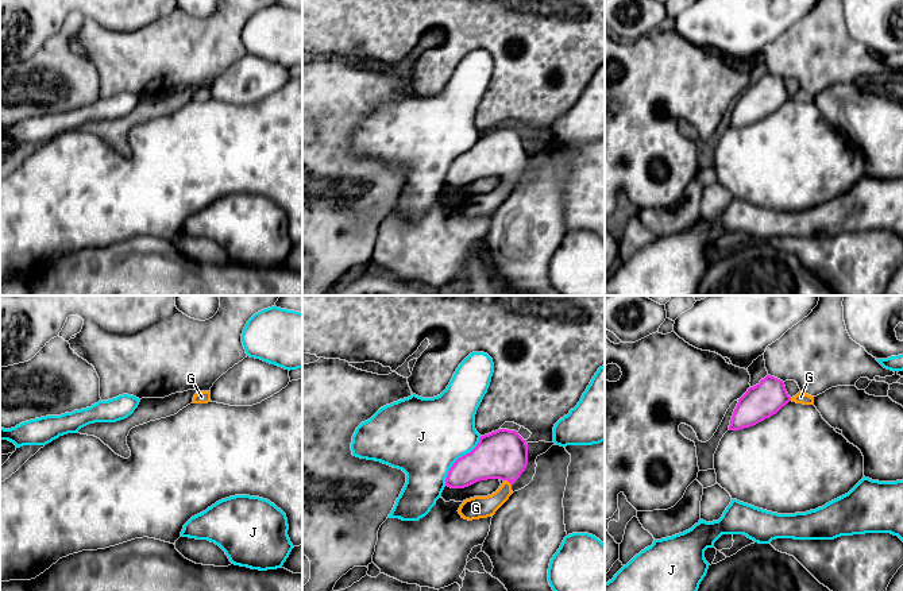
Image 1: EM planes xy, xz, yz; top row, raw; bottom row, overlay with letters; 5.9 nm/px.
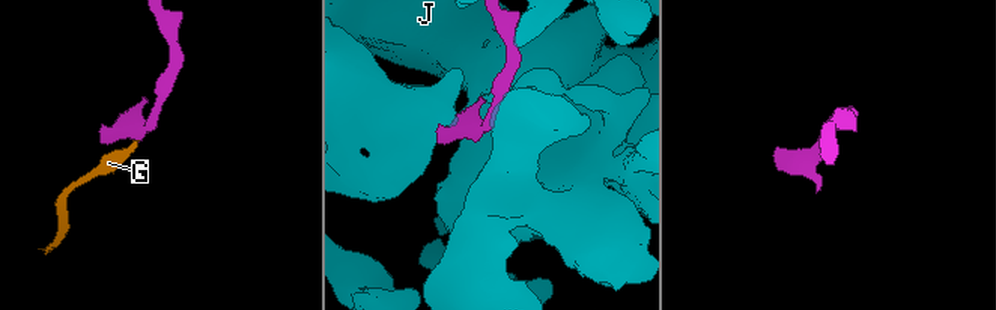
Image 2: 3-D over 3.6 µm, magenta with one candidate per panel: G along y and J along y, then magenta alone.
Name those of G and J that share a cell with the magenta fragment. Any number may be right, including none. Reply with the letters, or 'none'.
G

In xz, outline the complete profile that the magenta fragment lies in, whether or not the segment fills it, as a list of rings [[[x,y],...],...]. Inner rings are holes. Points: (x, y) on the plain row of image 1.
[[[498,127],[481,134],[478,143],[452,162],[445,184],[464,186],[479,178],[501,177],[503,181],[495,190],[466,197],[458,208],[462,216],[468,219],[487,216],[513,192],[512,182],[526,163],[526,138],[516,128]]]

